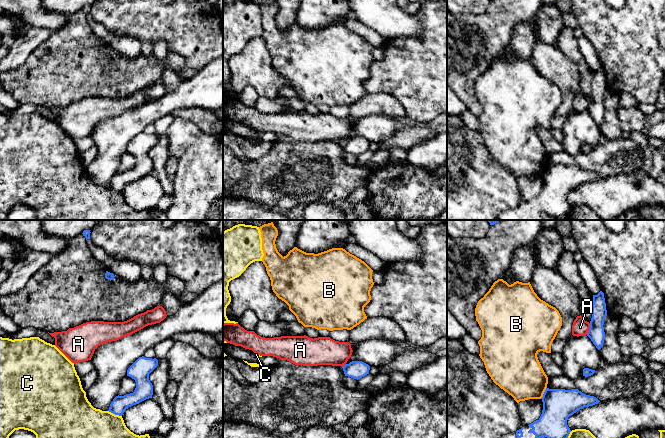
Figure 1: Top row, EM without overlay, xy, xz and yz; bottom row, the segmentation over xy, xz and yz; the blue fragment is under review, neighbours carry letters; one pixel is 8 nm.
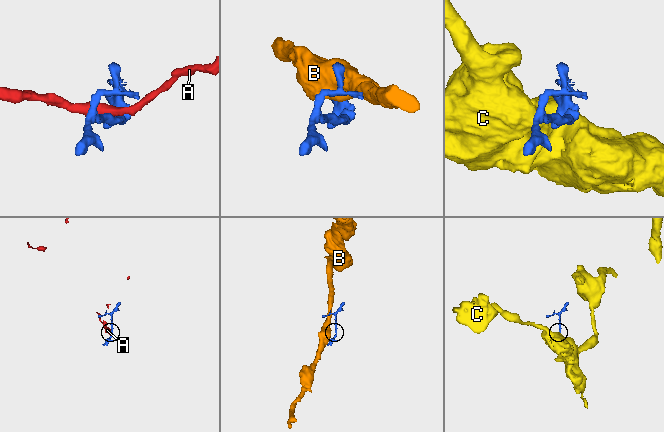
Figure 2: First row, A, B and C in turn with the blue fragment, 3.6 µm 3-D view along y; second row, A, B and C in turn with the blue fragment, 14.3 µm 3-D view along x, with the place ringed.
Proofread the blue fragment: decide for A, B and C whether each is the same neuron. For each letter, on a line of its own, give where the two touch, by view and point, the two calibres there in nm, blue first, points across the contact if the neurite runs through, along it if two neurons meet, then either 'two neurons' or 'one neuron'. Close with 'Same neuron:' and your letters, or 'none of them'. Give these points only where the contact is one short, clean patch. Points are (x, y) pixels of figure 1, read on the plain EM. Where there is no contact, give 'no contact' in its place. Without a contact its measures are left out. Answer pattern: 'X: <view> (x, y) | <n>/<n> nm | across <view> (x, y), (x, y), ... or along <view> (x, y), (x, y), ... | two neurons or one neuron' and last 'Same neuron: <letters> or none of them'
A: yz (589, 105) | 130/140 nm | along yz (590, 99), (586, 110) | two neurons
B: yz (544, 169) | 260/360 nm | along yz (546, 163), (540, 174) | two neurons
C: xy (115, 190) | 130/480 nm | two neurons
Same neuron: none of them

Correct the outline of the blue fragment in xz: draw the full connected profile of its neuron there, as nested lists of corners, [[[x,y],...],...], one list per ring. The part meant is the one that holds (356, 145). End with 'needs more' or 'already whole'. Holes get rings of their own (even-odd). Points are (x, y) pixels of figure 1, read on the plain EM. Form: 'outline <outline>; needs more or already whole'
outline [[[352,137],[349,140],[343,141],[345,152],[353,155],[360,155],[369,150],[370,142],[362,137]]]; already whole

